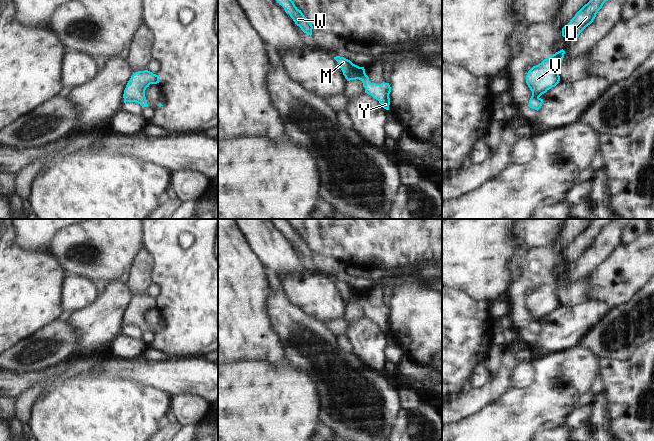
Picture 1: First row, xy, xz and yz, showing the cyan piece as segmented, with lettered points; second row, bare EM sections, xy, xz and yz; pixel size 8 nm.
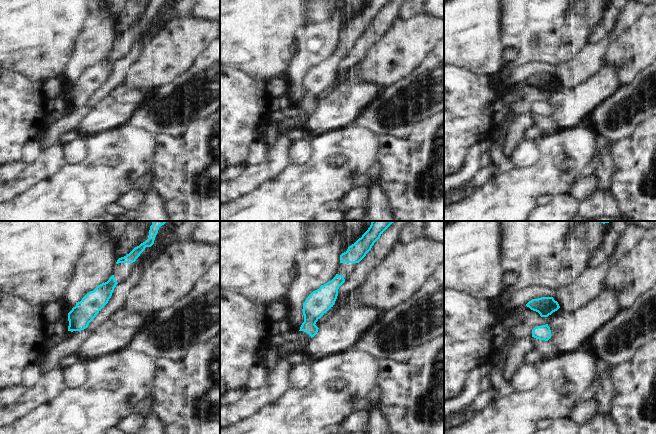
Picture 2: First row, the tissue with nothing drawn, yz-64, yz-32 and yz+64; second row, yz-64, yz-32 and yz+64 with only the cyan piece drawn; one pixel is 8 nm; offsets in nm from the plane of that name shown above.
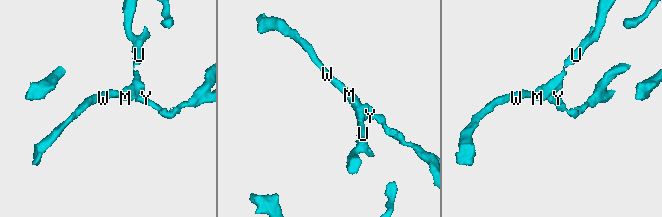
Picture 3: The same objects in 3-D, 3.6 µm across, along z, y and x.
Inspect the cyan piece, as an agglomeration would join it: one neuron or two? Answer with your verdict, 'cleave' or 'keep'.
keep

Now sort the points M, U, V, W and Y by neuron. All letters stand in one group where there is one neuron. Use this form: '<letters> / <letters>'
M U V W Y

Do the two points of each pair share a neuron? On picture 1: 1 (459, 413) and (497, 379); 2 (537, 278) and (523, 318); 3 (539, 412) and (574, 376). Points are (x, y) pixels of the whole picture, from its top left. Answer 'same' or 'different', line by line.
1: same
2: same
3: same

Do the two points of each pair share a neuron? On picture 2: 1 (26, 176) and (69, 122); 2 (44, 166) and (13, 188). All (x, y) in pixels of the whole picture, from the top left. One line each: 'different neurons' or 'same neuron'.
1: different neurons
2: same neuron

